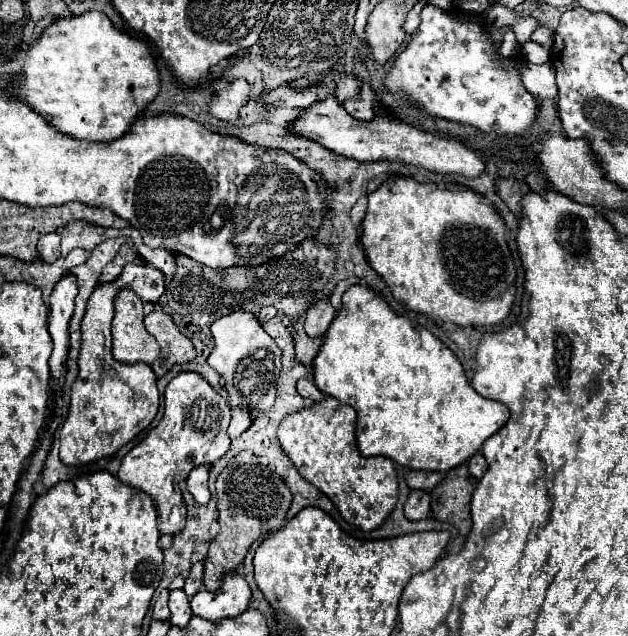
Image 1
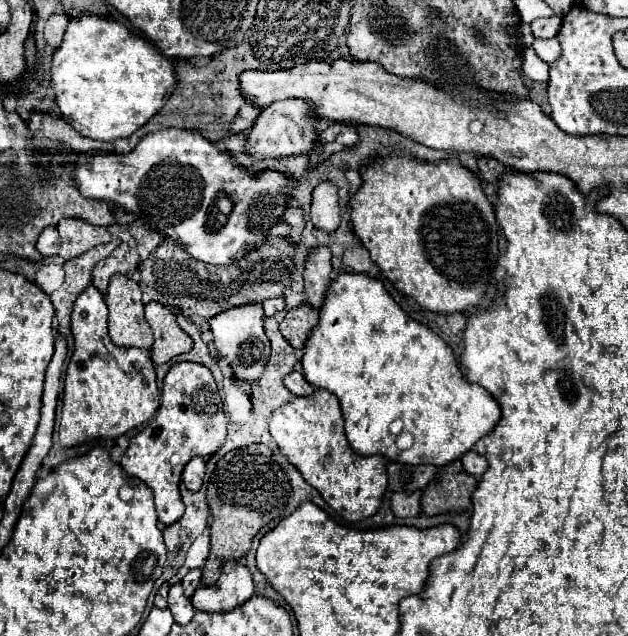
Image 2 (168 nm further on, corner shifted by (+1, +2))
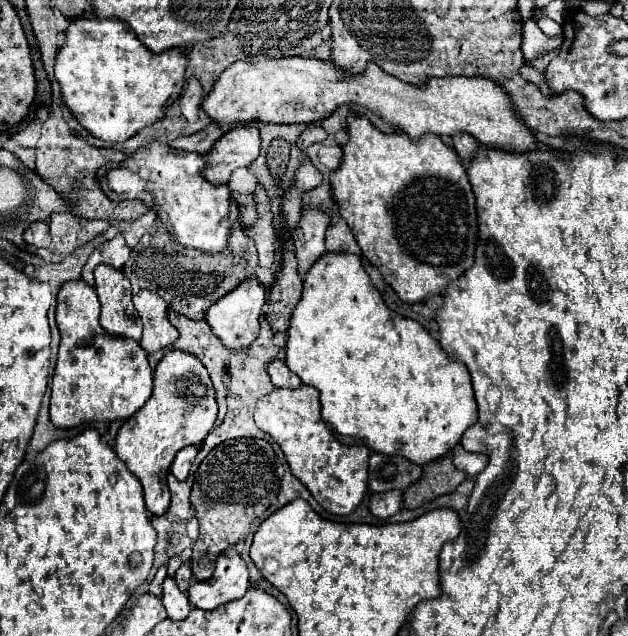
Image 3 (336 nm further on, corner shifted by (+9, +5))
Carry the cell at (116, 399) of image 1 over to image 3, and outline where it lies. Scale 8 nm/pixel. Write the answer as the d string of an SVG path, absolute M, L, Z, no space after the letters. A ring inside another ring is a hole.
M82 279L68 281L58 293L56 323L62 335L52 377L50 419L58 429L72 429L90 421L118 421L132 417L152 395L152 369L138 341L120 343L99 322L96 291Z

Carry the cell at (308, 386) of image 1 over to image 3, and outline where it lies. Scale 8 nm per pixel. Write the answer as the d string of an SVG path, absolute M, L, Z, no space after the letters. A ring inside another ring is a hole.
M274 359L270 365L268 365L268 373L270 373L270 379L274 383L274 387L288 387L288 389L298 389L302 385L302 381L298 379L298 375L294 375L284 361L280 359Z

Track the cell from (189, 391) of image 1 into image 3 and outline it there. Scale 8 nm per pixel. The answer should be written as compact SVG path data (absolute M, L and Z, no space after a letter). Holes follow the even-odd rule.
M184 351L166 353L154 371L152 397L146 401L146 405L140 409L140 413L134 413L128 421L124 421L124 425L120 427L120 431L116 435L116 445L114 445L116 455L140 479L140 483L144 487L144 501L152 515L162 515L164 511L168 511L170 491L166 485L166 477L168 477L168 471L170 471L170 465L172 465L176 453L188 445L200 447L202 441L208 437L208 433L214 429L216 415L218 415L218 405L214 399L214 387L212 387L206 367L190 353L184 353Z

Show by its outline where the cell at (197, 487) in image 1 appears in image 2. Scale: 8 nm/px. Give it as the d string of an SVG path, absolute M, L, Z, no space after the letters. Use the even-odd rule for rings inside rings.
M196 456L186 464L186 468L182 472L182 482L186 484L188 490L198 492L202 486L202 480L204 480L204 472L206 472L206 462L202 456Z

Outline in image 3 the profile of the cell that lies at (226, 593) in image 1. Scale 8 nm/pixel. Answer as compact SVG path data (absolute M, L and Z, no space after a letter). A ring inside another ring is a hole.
M236 547L220 553L216 569L208 581L198 581L188 589L188 599L194 607L216 609L232 599L238 599L250 587L248 567Z

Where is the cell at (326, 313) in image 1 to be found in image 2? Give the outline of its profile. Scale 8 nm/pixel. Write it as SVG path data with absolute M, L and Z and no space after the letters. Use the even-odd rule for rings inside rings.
M328 246L312 248L312 252L306 258L304 264L304 292L308 304L314 308L322 306L324 292L330 284L330 272L332 272L332 252Z

